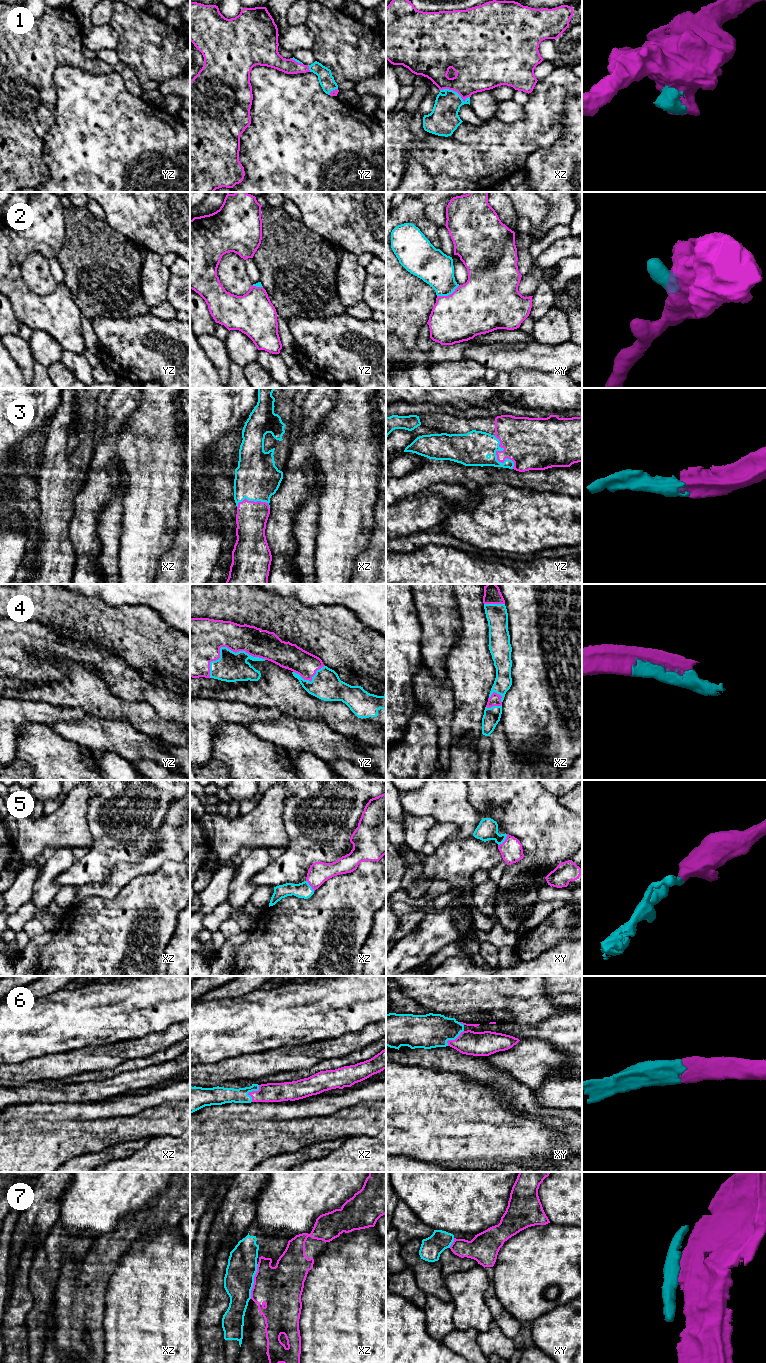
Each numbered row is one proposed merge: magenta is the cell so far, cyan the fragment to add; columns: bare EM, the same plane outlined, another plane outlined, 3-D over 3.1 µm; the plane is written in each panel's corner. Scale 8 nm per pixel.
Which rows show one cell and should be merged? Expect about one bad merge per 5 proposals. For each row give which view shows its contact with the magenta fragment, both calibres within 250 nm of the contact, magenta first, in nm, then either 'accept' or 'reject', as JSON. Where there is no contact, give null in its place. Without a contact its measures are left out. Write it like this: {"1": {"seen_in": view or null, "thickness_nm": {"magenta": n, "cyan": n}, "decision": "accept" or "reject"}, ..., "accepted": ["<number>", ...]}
{"1": {"seen_in": "xz", "thickness_nm": {"magenta": 360, "cyan": 240}, "decision": "accept"}, "2": {"seen_in": "xy", "thickness_nm": {"magenta": 420, "cyan": 280}, "decision": "accept"}, "3": {"seen_in": "yz", "thickness_nm": {"magenta": 360, "cyan": 280}, "decision": "accept"}, "4": {"seen_in": "yz", "thickness_nm": {"magenta": 380, "cyan": 240}, "decision": "accept"}, "5": {"seen_in": "xy", "thickness_nm": {"magenta": 180, "cyan": 160}, "decision": "accept"}, "6": {"seen_in": "xz", "thickness_nm": {"magenta": 160, "cyan": 130}, "decision": "accept"}, "7": {"seen_in": "xz", "thickness_nm": {"magenta": 360, "cyan": 240}, "decision": "reject"}, "accepted": ["1", "2", "3", "4", "5", "6"]}

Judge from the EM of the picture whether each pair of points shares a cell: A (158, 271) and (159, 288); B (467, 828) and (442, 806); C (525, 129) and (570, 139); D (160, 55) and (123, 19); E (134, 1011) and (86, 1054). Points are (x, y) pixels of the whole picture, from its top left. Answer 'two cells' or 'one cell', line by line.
A: one cell
B: one cell
C: two cells
D: one cell
E: two cells

